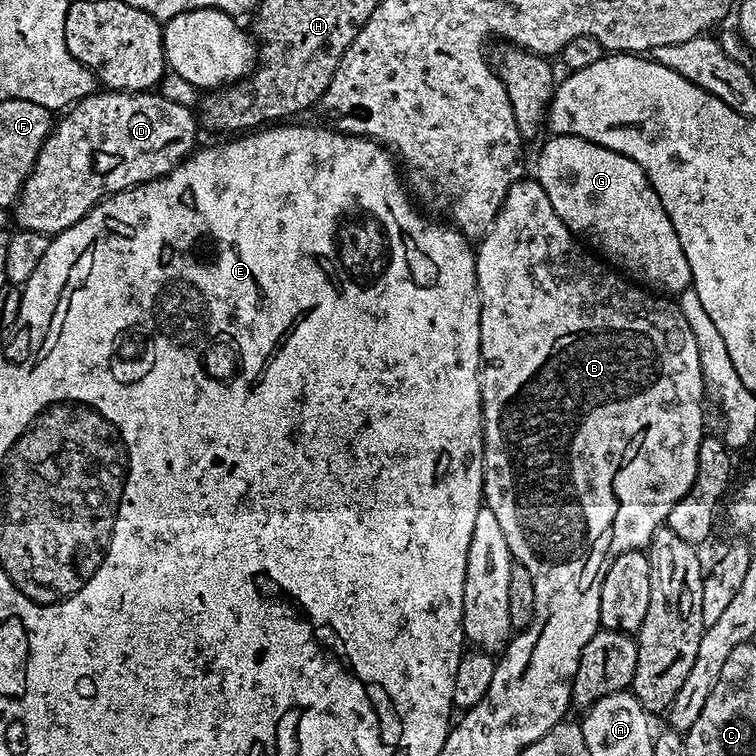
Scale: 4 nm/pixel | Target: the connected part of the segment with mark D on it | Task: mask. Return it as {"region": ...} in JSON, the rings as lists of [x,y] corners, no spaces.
{"region":[[[97,90],[86,99],[76,101],[61,116],[64,117],[55,121],[14,205],[16,224],[26,231],[55,234],[74,226],[74,222],[81,220],[106,197],[151,180],[159,180],[191,156],[198,144],[198,120],[193,109],[178,106],[178,102],[170,102],[152,90]]]}

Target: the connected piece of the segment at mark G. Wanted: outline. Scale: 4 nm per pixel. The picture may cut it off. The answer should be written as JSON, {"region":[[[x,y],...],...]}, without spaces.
{"region":[[[552,134],[547,138],[534,176],[546,190],[554,214],[572,235],[591,245],[605,261],[617,260],[633,281],[643,282],[660,294],[685,292],[692,283],[690,262],[686,262],[682,242],[678,242],[678,234],[674,234],[674,226],[642,166],[581,136]]]}

